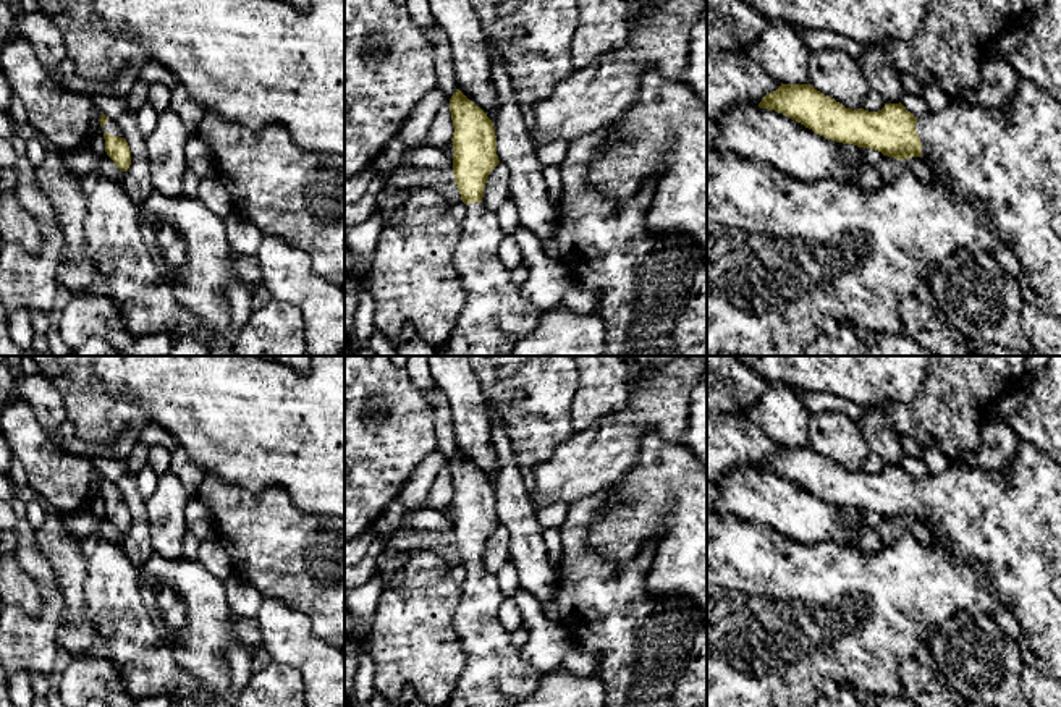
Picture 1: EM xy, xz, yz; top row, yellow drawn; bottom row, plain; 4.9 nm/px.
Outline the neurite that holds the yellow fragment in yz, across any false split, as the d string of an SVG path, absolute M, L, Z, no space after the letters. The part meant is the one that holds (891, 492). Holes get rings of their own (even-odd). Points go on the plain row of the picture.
M1021 442L1011 459L1011 474L988 474L949 463L938 474L917 481L899 466L878 474L851 472L810 447L783 447L767 456L760 471L775 472L814 495L843 506L881 514L898 523L922 519L936 531L962 563L979 563L988 592L1017 620L1024 649L1038 670L1061 679L1061 464L1035 445Z

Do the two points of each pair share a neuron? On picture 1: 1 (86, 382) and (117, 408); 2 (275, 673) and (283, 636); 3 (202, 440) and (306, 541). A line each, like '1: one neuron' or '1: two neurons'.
1: one neuron
2: two neurons
3: two neurons

